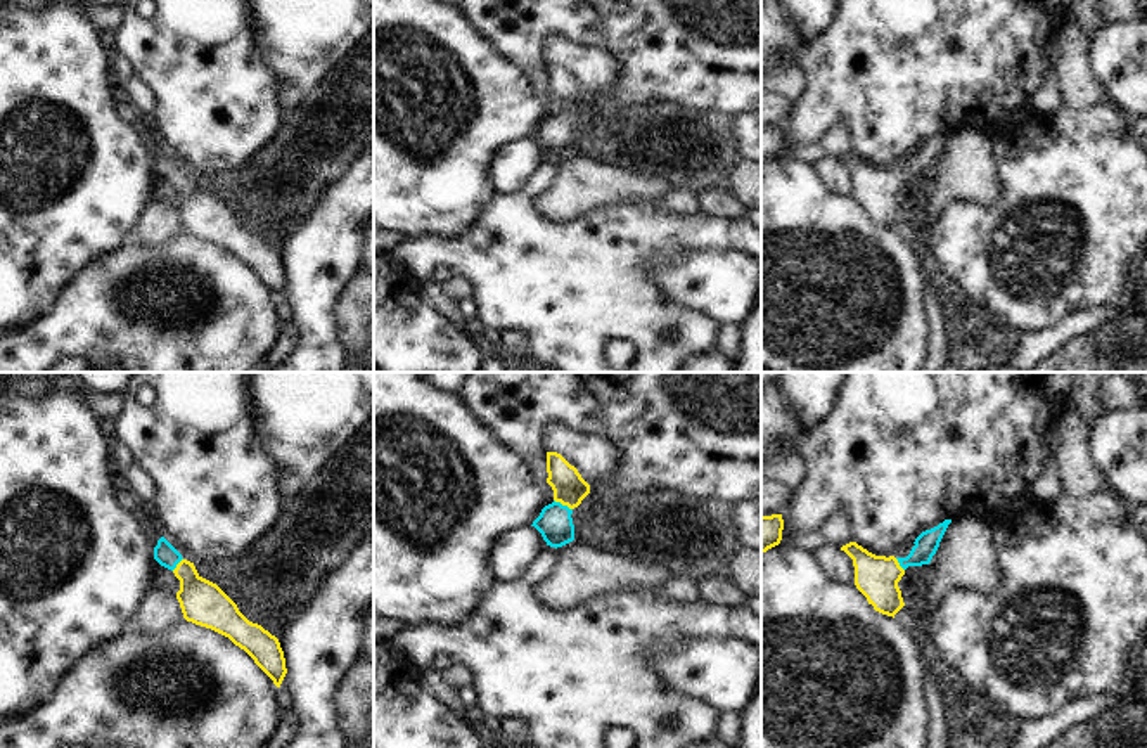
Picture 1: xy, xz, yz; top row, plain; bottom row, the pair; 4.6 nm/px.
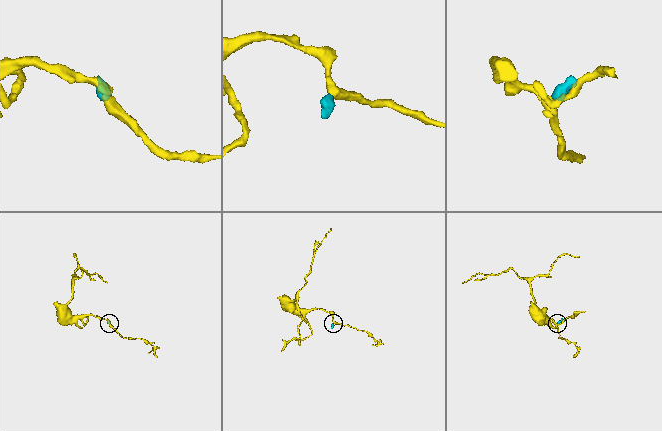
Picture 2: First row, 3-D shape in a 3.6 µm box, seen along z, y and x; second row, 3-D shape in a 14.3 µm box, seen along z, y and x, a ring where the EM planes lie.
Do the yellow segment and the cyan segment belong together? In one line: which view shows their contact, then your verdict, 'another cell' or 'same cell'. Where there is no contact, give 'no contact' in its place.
xz | same cell

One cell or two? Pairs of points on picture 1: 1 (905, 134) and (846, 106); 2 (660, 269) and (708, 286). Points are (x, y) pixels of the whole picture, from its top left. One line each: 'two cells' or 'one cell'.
1: one cell
2: one cell

